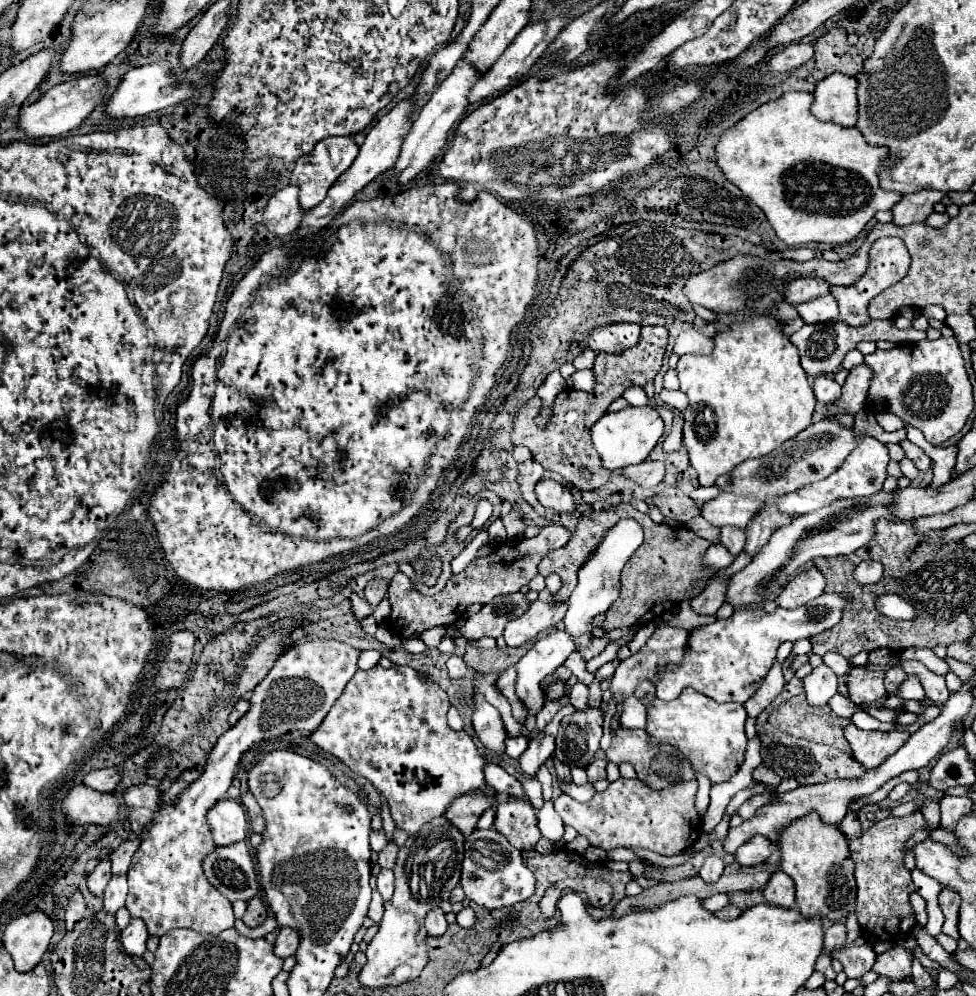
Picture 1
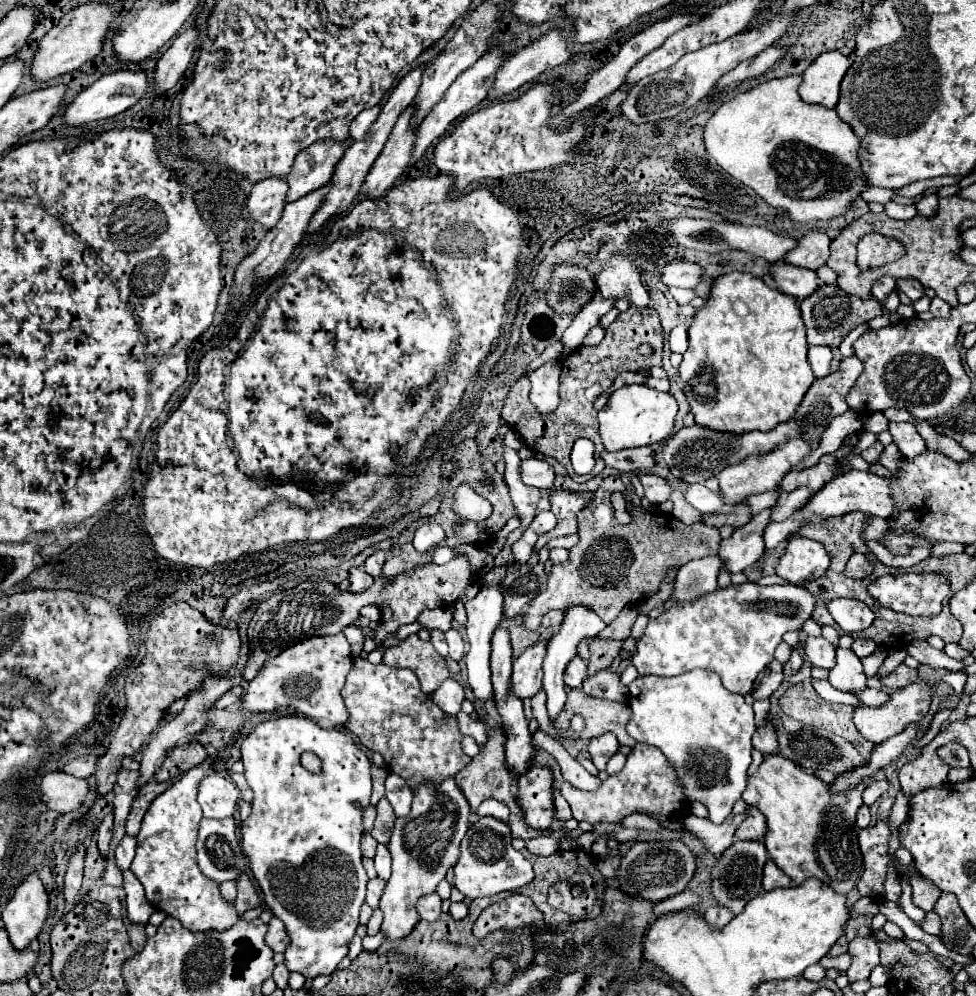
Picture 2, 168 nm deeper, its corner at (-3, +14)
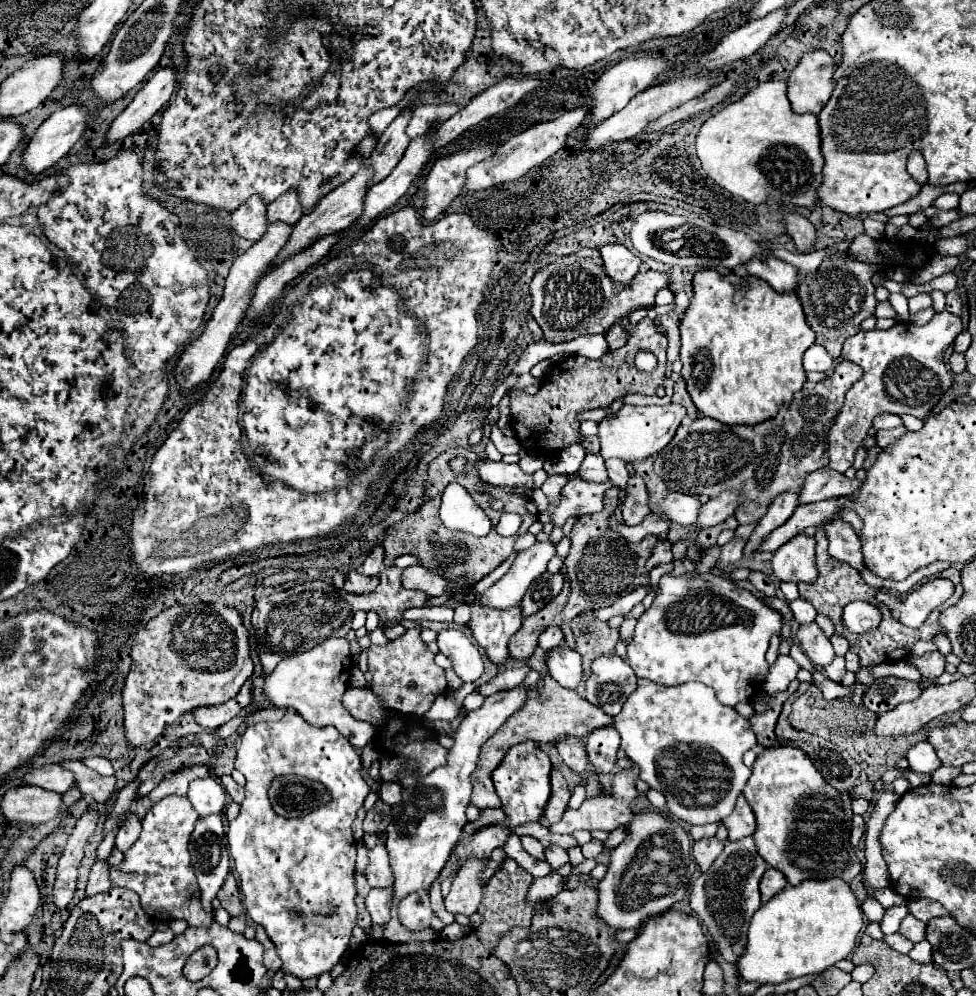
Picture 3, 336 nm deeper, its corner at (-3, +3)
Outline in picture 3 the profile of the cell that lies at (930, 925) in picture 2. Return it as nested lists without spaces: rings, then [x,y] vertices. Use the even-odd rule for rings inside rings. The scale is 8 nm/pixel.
[[[908,914],[908,916],[902,920],[902,924],[900,924],[900,930],[898,930],[898,932],[916,944],[916,942],[922,942],[922,940],[924,940],[926,924],[924,924],[922,920],[914,918],[912,914]]]

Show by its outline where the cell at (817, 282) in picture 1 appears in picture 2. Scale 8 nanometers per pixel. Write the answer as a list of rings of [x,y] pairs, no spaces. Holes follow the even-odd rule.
[[[810,231],[804,239],[798,241],[798,247],[794,247],[790,253],[786,253],[784,261],[794,267],[806,267],[816,271],[818,267],[826,265],[830,257],[830,237],[820,231]]]

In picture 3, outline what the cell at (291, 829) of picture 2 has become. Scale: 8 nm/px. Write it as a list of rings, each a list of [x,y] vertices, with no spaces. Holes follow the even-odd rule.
[[[286,712],[276,722],[250,724],[236,742],[236,770],[246,778],[246,796],[240,814],[228,824],[228,850],[234,860],[234,872],[240,878],[240,892],[246,914],[252,922],[260,924],[276,946],[282,960],[282,970],[298,976],[300,980],[330,972],[340,962],[348,948],[350,932],[356,926],[356,888],[354,888],[354,862],[356,842],[352,838],[352,822],[356,810],[362,808],[370,786],[360,774],[360,756],[352,744],[334,728],[314,728],[300,714]],[[282,774],[300,774],[310,780],[320,780],[332,794],[332,802],[304,818],[278,816],[268,800],[270,782]]]

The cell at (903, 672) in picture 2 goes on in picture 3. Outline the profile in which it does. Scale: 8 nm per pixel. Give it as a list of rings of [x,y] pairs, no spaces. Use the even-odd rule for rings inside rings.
[[[882,678],[870,684],[864,692],[864,704],[876,714],[884,714],[896,708],[900,702],[908,702],[920,696],[920,684],[902,678]]]

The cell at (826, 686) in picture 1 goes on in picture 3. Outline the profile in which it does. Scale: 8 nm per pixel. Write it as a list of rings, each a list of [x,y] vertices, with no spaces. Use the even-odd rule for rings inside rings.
[[[816,622],[810,624],[800,624],[798,632],[796,632],[796,640],[802,646],[802,652],[820,666],[830,664],[830,660],[834,658],[834,650],[832,644],[828,640],[828,636],[822,632],[822,628]]]

